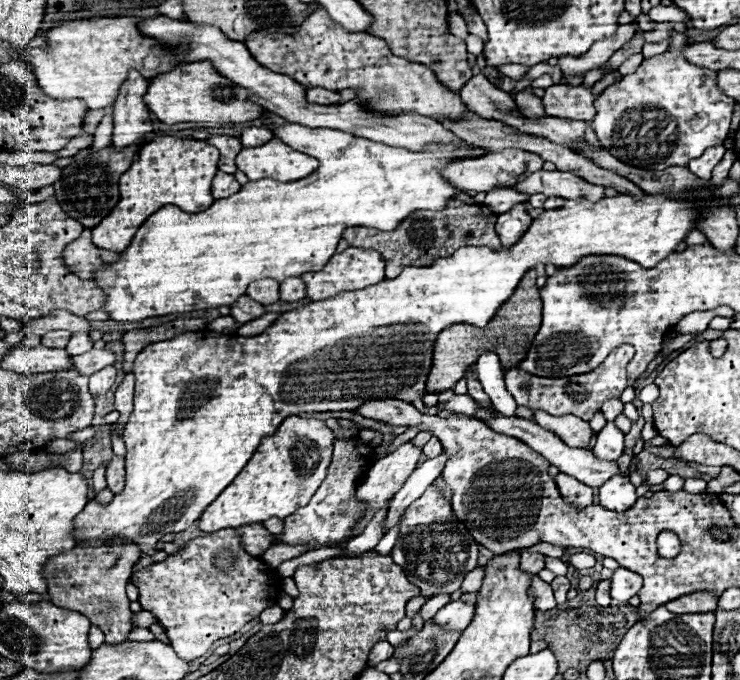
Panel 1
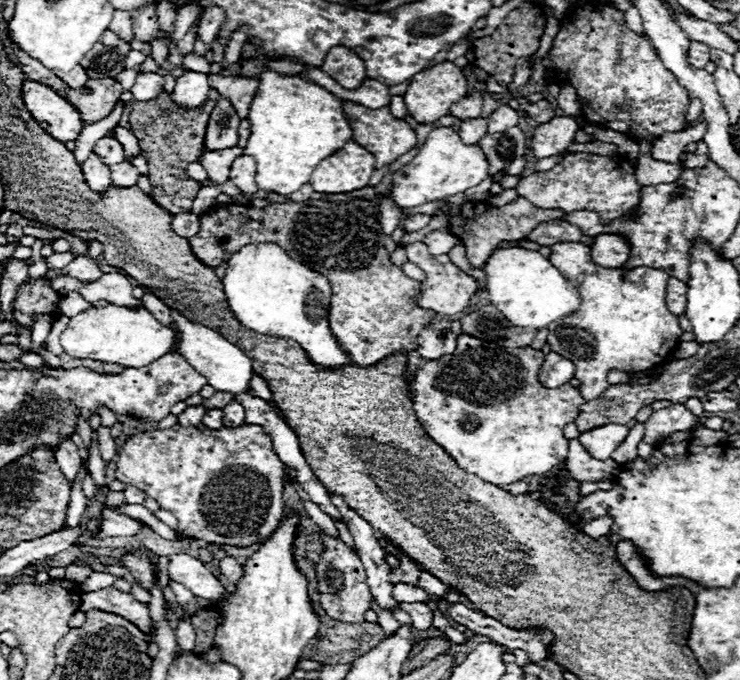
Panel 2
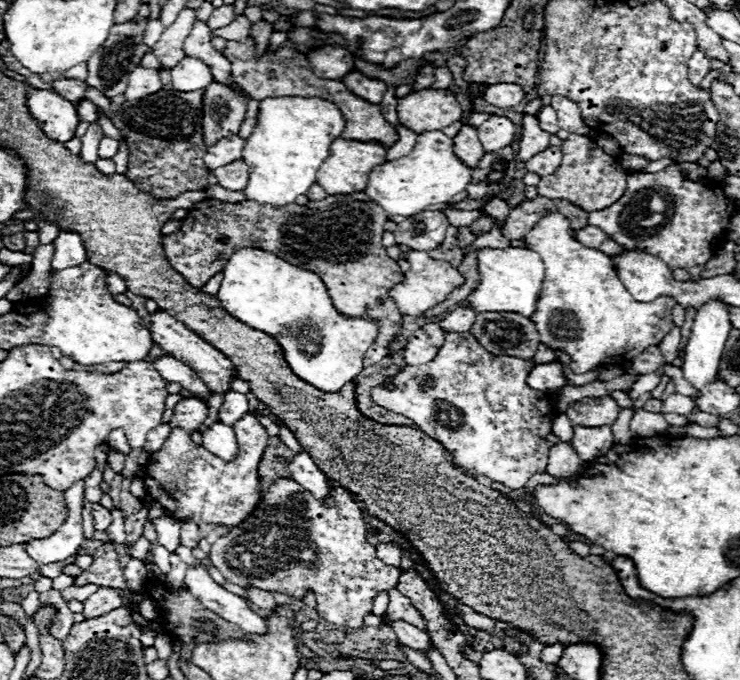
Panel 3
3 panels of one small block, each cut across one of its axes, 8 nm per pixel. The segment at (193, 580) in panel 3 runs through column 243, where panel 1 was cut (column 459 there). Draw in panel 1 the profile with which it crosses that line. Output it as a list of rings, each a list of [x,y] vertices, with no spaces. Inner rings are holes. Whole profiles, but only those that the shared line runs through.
[[[454,600],[436,612],[434,622],[446,630],[464,630],[472,618],[474,618],[474,604]]]

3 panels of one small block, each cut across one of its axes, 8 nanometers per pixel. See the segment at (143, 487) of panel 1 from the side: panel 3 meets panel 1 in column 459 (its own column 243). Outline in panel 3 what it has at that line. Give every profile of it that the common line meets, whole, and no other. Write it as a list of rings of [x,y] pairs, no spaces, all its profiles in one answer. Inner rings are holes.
[[[244,248],[230,258],[218,300],[236,320],[270,334],[282,348],[290,370],[322,392],[338,392],[344,384],[356,380],[364,370],[364,352],[378,336],[376,322],[362,316],[342,316],[334,308],[324,282],[314,272],[292,266],[258,248]]]

